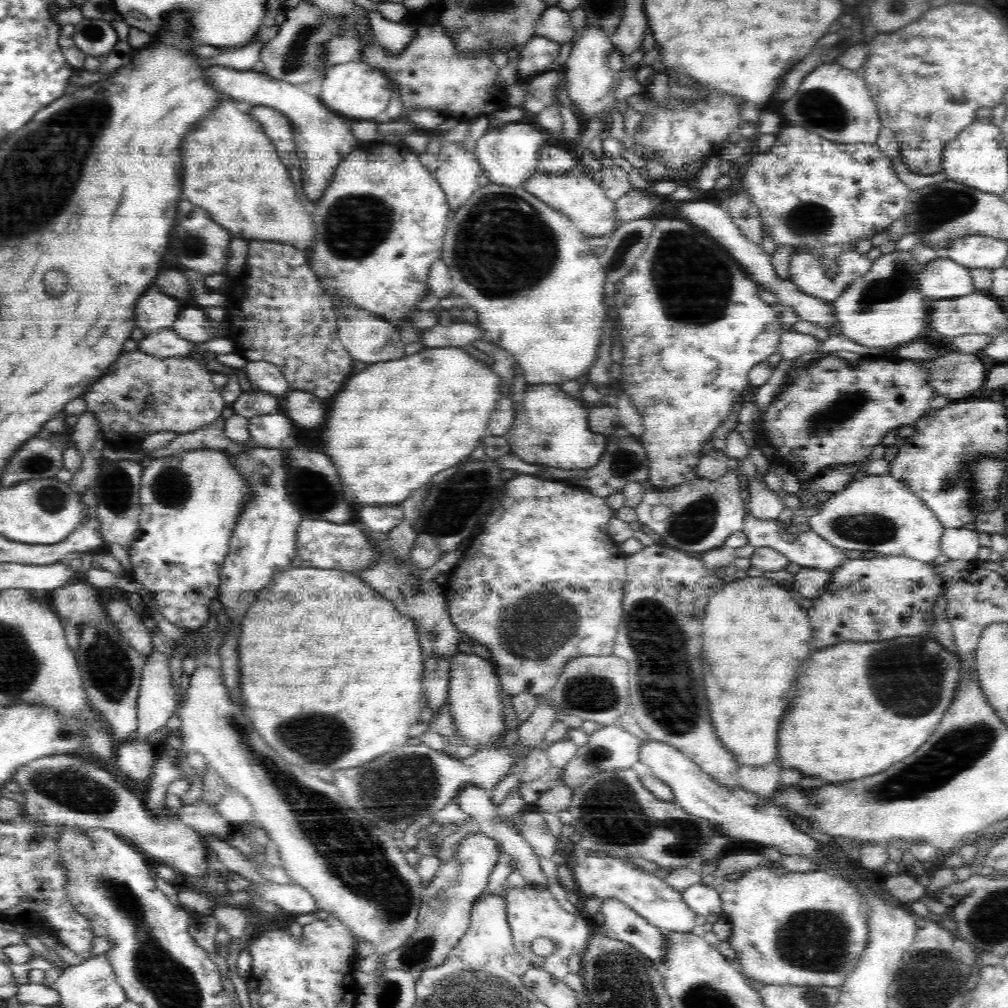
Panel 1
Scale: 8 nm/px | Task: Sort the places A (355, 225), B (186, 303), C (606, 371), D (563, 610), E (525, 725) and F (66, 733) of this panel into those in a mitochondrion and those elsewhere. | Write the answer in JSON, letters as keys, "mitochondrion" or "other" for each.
{"A":"mitochondrion","B":"other","C":"other","D":"mitochondrion","E":"other","F":"mitochondrion"}

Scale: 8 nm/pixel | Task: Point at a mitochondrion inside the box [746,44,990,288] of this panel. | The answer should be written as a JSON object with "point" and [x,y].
{"point":[937,207]}

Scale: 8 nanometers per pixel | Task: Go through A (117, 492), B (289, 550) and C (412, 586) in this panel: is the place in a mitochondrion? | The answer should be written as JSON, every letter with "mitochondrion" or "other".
{"A":"mitochondrion","B":"other","C":"mitochondrion"}

